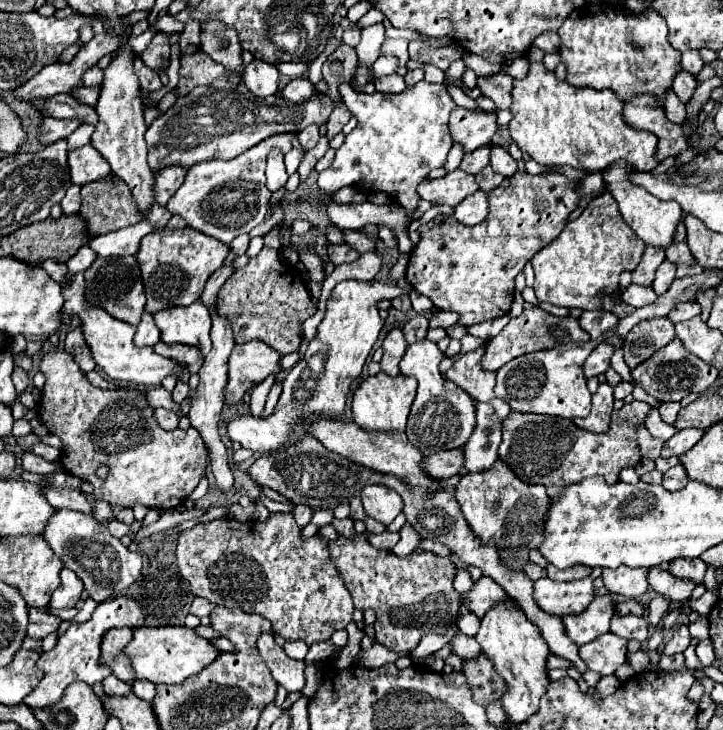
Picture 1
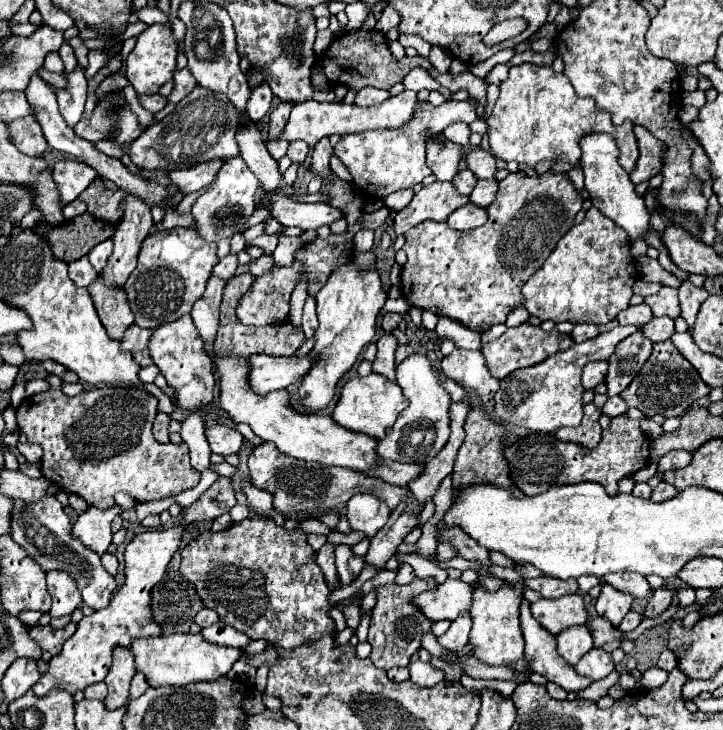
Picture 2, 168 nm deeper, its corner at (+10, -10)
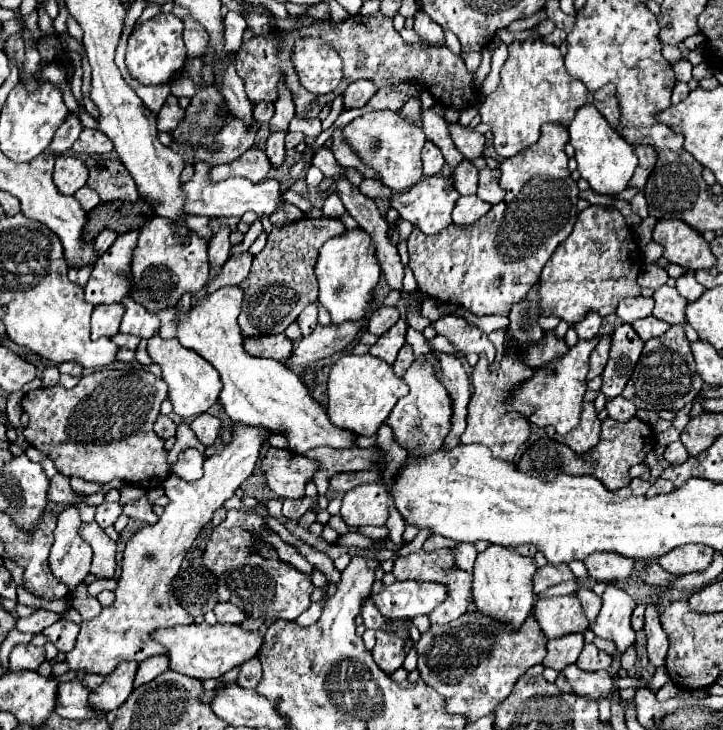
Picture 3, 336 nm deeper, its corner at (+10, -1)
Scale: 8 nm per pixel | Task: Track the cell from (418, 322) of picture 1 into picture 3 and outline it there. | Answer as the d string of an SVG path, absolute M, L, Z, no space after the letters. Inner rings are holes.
M405 345L401 351L399 351L399 355L397 355L397 361L393 363L393 369L395 369L395 375L403 375L409 367L411 367L411 363L415 361L415 355L413 355L413 349L409 347L409 345Z

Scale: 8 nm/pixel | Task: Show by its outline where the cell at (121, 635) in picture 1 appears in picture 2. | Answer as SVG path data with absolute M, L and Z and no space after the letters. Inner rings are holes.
M113 648L113 662L105 684L109 686L109 694L105 698L105 706L109 710L121 708L127 704L129 696L129 682L135 676L135 662L133 654L127 648Z

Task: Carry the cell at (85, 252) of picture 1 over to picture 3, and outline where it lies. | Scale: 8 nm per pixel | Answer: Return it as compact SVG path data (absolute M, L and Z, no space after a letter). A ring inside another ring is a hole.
M83 267L83 269L69 269L69 279L81 287L85 287L87 279L91 275L91 269L89 267Z

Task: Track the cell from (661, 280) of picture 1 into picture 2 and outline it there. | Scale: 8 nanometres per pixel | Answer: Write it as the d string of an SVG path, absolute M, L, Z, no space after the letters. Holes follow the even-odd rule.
M661 286L661 290L653 296L645 298L645 304L651 306L655 316L673 316L677 318L679 312L679 300L677 300L677 290L669 286Z

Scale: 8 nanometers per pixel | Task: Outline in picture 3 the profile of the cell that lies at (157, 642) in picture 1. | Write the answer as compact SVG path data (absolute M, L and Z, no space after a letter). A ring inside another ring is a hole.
M177 625L171 629L159 629L153 633L153 639L167 647L167 655L171 659L171 669L195 677L195 679L217 679L231 671L233 667L243 665L245 661L257 657L263 637L259 631L243 631L239 625Z

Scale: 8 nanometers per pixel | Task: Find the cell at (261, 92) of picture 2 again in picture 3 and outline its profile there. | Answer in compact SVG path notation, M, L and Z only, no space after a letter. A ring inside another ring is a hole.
M257 103L255 105L255 109L253 109L253 117L259 121L259 123L269 123L269 119L273 117L273 111L275 111L275 107L273 107L273 103Z

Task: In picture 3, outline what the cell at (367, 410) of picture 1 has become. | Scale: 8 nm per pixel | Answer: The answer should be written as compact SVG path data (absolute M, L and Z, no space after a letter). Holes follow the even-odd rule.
M343 355L333 367L329 375L329 405L327 413L333 425L341 429L349 429L357 435L375 435L379 425L389 417L389 411L395 407L397 399L409 392L408 385L393 373L393 367L383 359L373 355Z

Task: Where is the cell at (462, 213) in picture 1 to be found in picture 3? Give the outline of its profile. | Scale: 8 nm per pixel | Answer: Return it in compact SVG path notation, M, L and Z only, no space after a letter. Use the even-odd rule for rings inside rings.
M477 195L459 197L459 201L453 209L453 223L471 225L477 219L481 219L489 209L491 209L491 205L487 201L481 201Z

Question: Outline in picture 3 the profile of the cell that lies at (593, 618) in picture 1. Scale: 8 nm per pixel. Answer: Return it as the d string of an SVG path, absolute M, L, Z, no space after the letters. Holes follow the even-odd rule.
M573 633L573 635L547 641L547 657L543 659L543 665L555 671L563 671L567 665L573 665L577 661L583 645L585 641L581 633Z

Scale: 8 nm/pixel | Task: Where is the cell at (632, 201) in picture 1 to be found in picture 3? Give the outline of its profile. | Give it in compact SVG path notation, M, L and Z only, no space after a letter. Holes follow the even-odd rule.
M583 105L577 109L575 119L569 125L569 135L571 135L569 143L575 149L579 173L585 181L589 181L591 189L595 193L603 193L603 195L621 193L627 187L627 183L637 167L637 155L633 151L633 145L623 141L615 133L615 129L607 123L607 119L593 105Z

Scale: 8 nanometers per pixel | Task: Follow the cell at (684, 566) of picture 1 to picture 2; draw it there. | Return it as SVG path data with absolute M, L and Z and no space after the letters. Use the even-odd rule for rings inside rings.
M665 586L653 590L653 598L649 600L649 610L645 610L645 616L647 616L647 618L655 618L655 616L659 616L661 612L665 612L665 610L669 608L673 596L675 596L675 592L669 590L669 588L665 588Z

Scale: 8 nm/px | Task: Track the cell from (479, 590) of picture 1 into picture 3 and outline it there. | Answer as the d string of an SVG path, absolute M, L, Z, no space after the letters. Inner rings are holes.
M395 581L371 595L371 601L385 619L413 619L433 611L447 595L445 585L421 581Z

